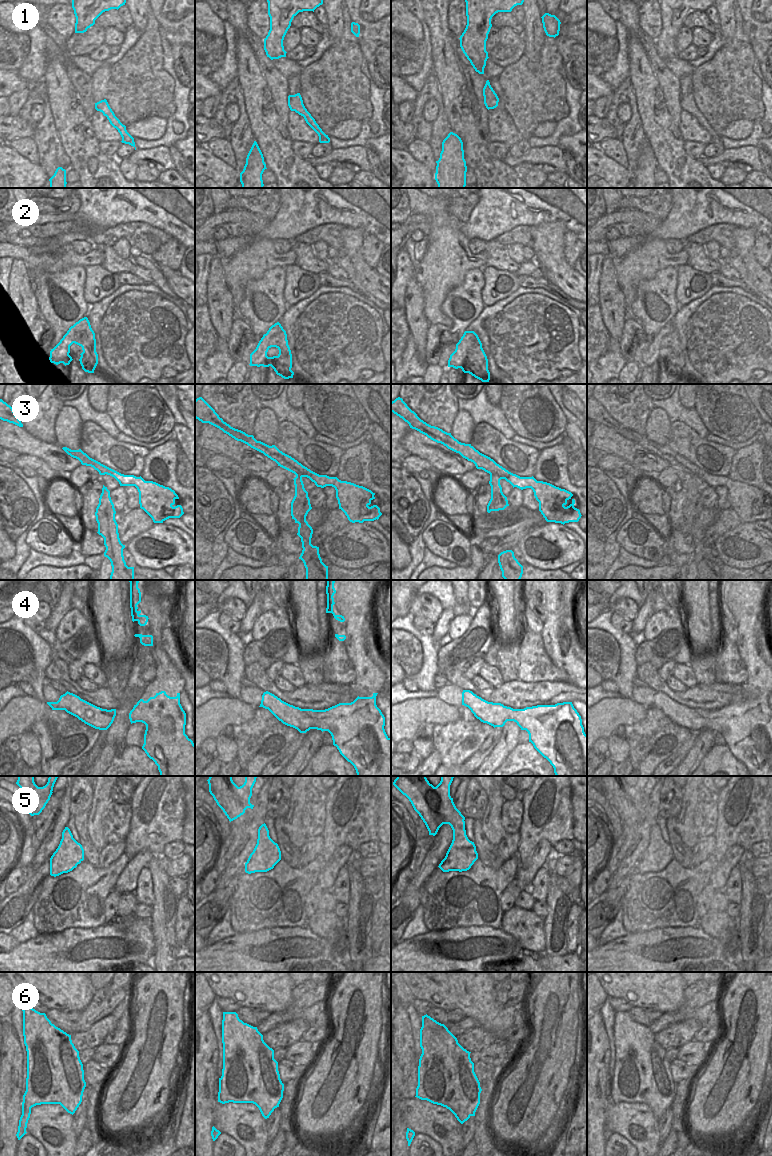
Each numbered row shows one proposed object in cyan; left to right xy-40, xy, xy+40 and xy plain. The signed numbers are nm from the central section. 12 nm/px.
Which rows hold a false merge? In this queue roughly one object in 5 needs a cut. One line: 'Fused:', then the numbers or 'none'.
Fused: 3

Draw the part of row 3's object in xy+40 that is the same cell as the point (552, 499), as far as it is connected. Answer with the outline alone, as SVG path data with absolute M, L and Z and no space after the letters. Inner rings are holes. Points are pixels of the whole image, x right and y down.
M400 397L391 402L391 412L407 422L410 428L473 462L477 469L482 469L489 474L497 474L501 479L509 482L513 488L517 487L521 490L531 488L539 502L539 511L547 522L564 525L569 522L578 522L581 518L580 510L574 507L575 500L571 498L573 496L571 492L547 482L537 481L533 476L520 477L509 472L490 457L480 453L471 444L461 443L451 433L421 420Z

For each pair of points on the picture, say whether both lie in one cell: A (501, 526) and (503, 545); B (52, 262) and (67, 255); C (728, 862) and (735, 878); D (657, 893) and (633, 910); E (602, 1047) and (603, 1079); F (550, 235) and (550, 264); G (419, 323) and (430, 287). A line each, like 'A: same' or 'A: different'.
A: different
B: same
C: different
D: same
E: same
F: same
G: different

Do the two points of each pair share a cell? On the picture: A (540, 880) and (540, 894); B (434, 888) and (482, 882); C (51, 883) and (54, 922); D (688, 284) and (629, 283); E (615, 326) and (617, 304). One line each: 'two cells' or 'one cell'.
A: one cell
B: one cell
C: one cell
D: two cells
E: one cell

